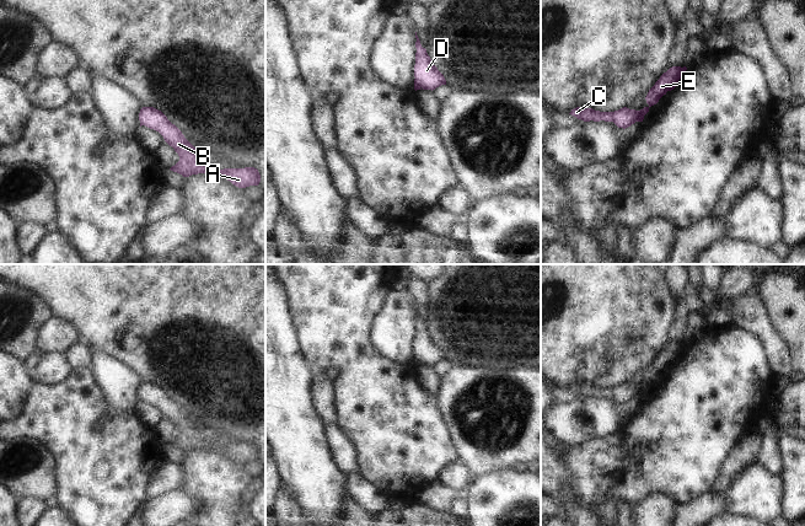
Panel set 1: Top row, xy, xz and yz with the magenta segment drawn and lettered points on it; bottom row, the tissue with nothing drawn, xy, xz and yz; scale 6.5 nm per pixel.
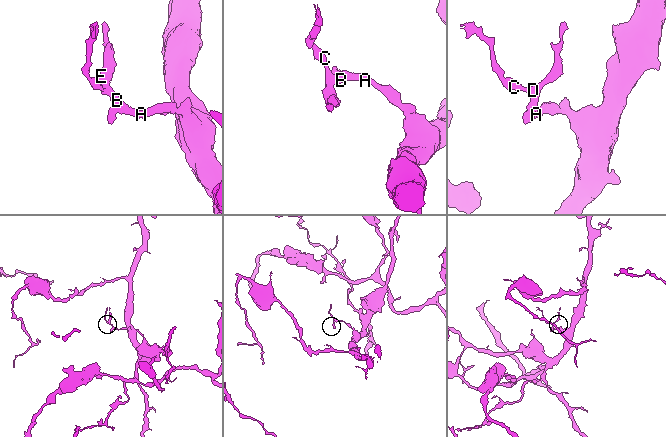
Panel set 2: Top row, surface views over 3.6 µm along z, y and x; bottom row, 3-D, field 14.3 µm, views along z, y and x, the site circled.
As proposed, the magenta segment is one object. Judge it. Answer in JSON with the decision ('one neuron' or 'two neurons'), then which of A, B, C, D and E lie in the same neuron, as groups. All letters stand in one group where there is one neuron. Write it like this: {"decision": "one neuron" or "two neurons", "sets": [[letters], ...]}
{"decision": "one neuron", "sets": [["A", "B", "C", "D", "E"]]}

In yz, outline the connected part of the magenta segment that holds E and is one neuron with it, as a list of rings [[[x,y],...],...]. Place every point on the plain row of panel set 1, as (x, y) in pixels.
[[[672,342],[666,348],[664,348],[655,360],[649,365],[645,375],[649,380],[640,386],[629,385],[623,382],[615,387],[600,387],[592,383],[576,382],[571,385],[569,390],[581,394],[584,397],[613,397],[618,403],[628,403],[635,397],[643,397],[644,391],[649,387],[649,383],[659,377],[659,375],[666,370],[667,366],[671,366],[676,363],[678,355],[687,345],[686,342]]]

